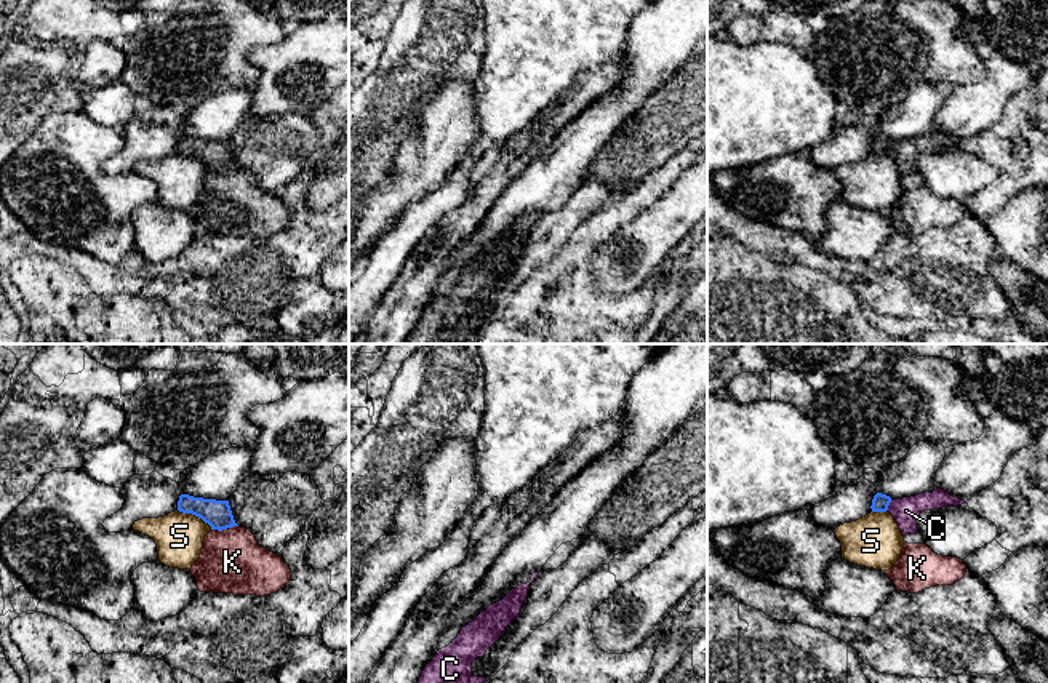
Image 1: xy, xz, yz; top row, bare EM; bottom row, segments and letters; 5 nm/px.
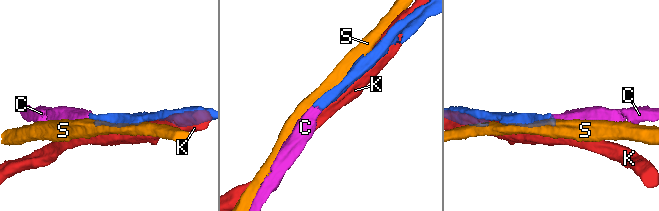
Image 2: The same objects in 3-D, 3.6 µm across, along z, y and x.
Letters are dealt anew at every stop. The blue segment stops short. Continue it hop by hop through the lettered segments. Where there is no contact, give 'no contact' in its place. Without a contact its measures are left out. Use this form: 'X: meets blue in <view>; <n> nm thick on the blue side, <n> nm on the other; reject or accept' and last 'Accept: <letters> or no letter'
C: meets blue in yz; 90 nm thick on the blue side, 140 nm on the other; accept
K: meets blue in xy; 140 nm thick on the blue side, 320 nm on the other; reject
S: meets blue in xy; 140 nm thick on the blue side, 240 nm on the other; reject
Accept: C

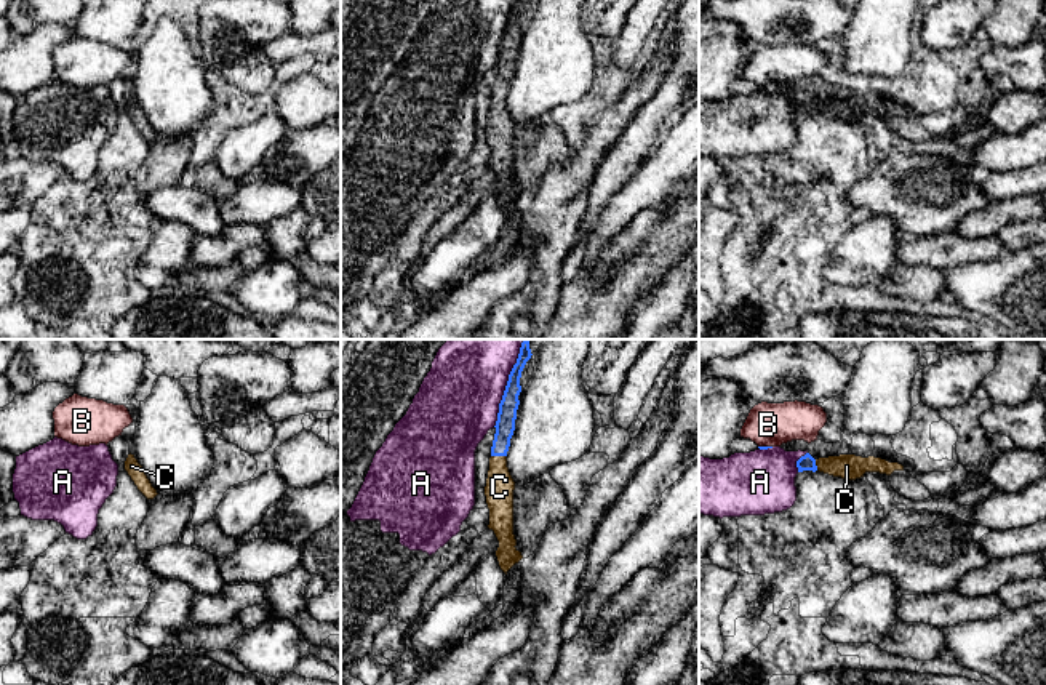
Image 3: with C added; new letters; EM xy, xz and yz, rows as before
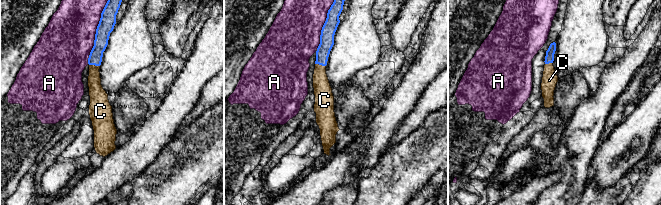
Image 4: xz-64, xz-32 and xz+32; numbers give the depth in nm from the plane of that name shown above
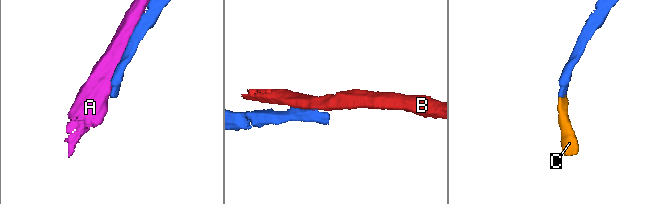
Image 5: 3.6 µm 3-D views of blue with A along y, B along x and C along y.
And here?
A: meets blue in xz; 100 nm thick on the blue side, 400 nm on the other; reject
B: meets blue in yz; 20 nm thick on the blue side, 220 nm on the other; reject
C: meets blue in xz; 100 nm thick on the blue side, 140 nm on the other; accept
Accept: C

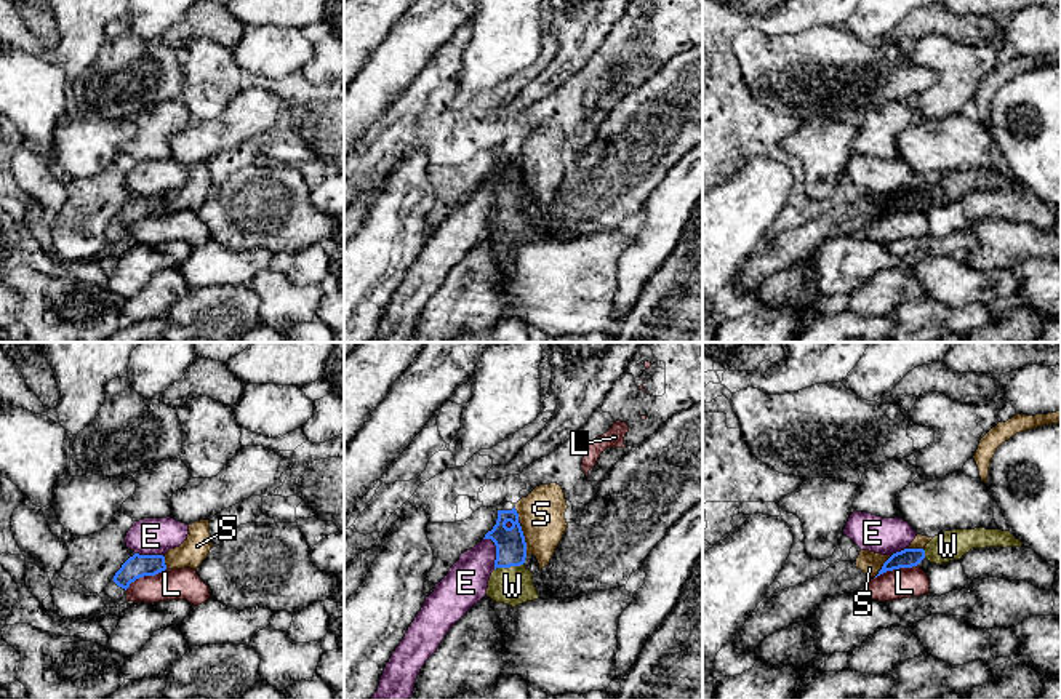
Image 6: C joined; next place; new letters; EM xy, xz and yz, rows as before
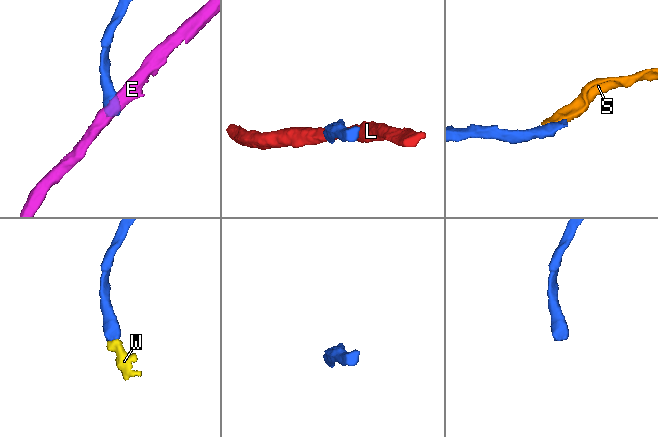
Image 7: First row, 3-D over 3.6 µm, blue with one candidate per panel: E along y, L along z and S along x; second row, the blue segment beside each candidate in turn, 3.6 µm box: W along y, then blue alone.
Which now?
E: meets blue in xz; 160 nm thick on the blue side, 220 nm on the other; reject
L: meets blue in xy; 120 nm thick on the blue side, 160 nm on the other; reject
S: meets blue in xz; 160 nm thick on the blue side, 220 nm on the other; reject
W: meets blue in xz; 160 nm thick on the blue side, 190 nm on the other; accept
Accept: W

